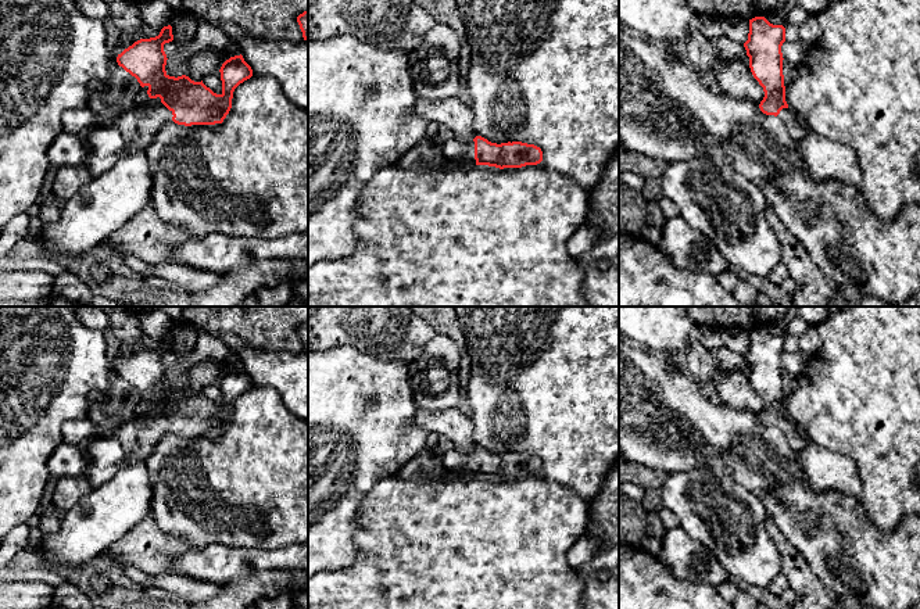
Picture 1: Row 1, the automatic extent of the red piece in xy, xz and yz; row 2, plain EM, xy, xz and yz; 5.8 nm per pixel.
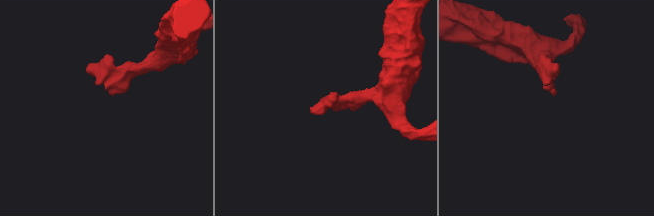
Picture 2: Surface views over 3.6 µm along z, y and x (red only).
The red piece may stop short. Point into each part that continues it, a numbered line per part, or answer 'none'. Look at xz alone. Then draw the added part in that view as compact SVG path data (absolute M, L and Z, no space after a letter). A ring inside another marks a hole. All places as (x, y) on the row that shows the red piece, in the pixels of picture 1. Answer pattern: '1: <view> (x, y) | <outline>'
1: xz (458, 153) | M455 137L450 139L443 144L443 157L447 165L462 166L466 164L476 164L475 141L462 141Z

